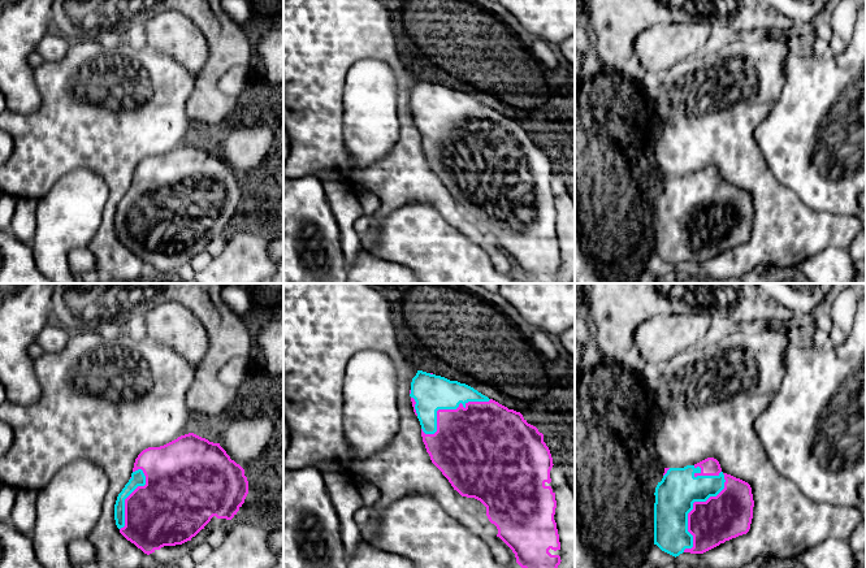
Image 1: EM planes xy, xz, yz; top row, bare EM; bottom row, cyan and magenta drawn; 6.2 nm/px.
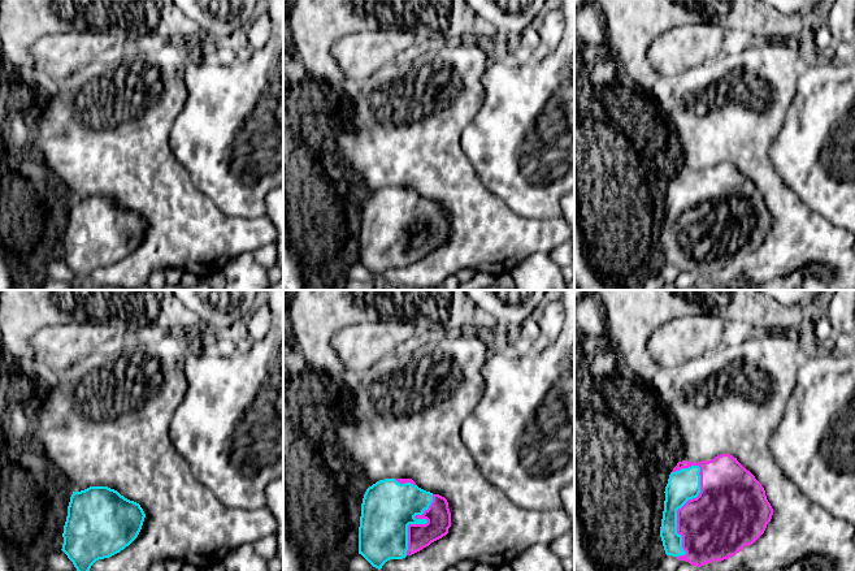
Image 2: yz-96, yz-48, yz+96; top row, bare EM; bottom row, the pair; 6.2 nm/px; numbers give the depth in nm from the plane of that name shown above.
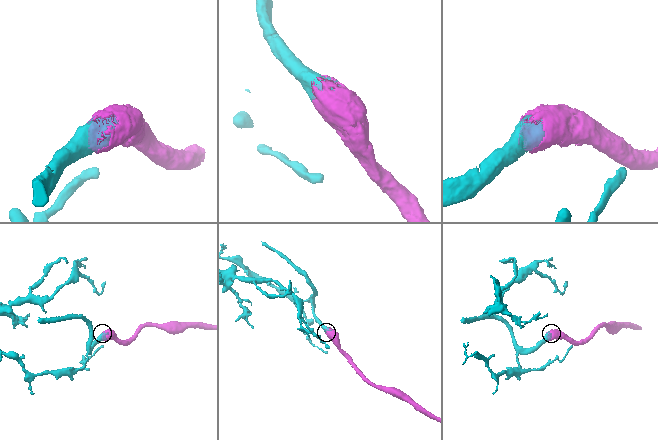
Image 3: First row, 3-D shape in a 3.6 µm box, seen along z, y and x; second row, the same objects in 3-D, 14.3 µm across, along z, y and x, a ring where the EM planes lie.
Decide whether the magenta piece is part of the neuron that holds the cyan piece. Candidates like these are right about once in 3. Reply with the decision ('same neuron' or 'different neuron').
same neuron

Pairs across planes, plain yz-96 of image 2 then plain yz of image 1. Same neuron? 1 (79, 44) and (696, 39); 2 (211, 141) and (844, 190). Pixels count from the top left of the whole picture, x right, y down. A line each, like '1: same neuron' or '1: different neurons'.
1: same neuron
2: same neuron

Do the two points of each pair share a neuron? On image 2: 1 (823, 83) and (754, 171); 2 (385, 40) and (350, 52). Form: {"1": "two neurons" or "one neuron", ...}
{"1": "two neurons", "2": "one neuron"}

